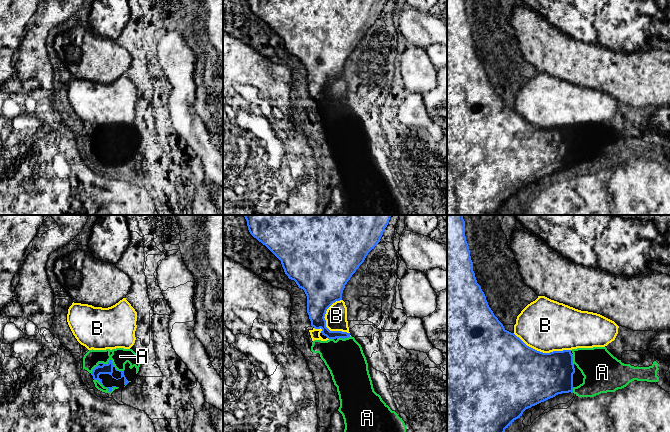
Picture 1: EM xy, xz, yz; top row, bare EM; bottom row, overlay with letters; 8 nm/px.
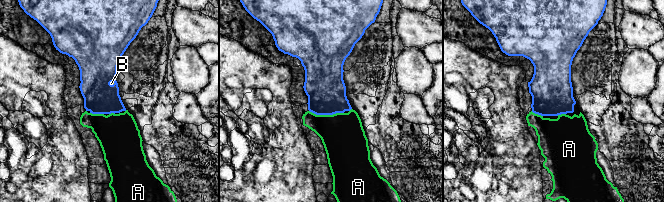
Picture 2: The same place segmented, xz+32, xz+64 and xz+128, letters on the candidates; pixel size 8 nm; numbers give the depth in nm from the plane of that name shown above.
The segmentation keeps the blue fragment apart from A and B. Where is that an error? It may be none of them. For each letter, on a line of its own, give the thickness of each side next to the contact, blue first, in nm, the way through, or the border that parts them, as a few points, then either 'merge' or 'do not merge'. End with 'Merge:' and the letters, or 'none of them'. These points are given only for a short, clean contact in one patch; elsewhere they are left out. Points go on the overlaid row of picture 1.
A: 80/140 nm | across xy (105, 368), (108, 362), (120, 356) | merge
B: 480/420 nm | do not merge
Merge: A

